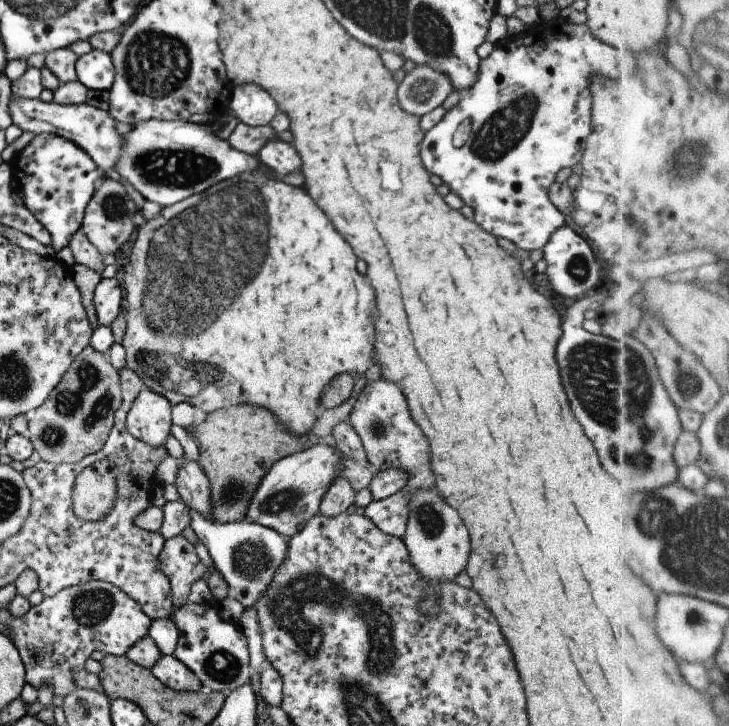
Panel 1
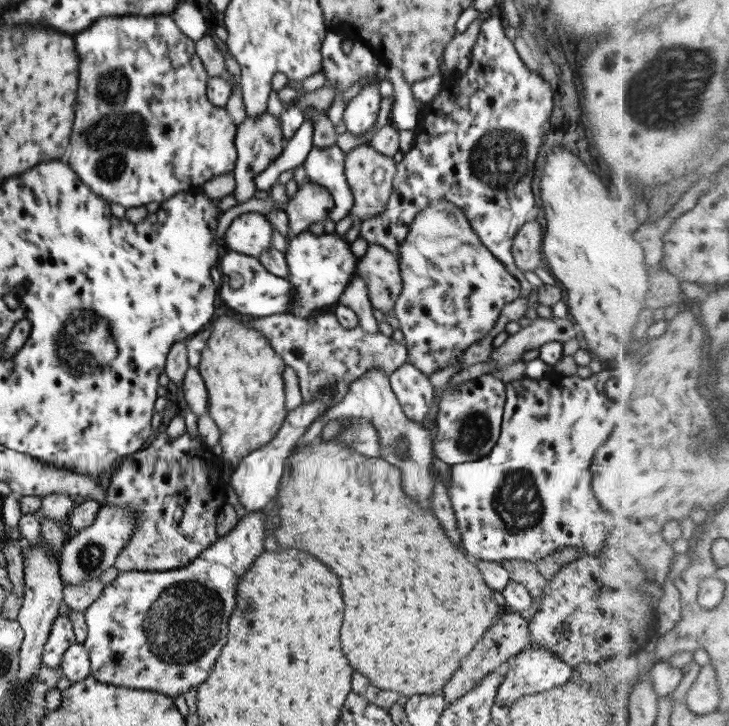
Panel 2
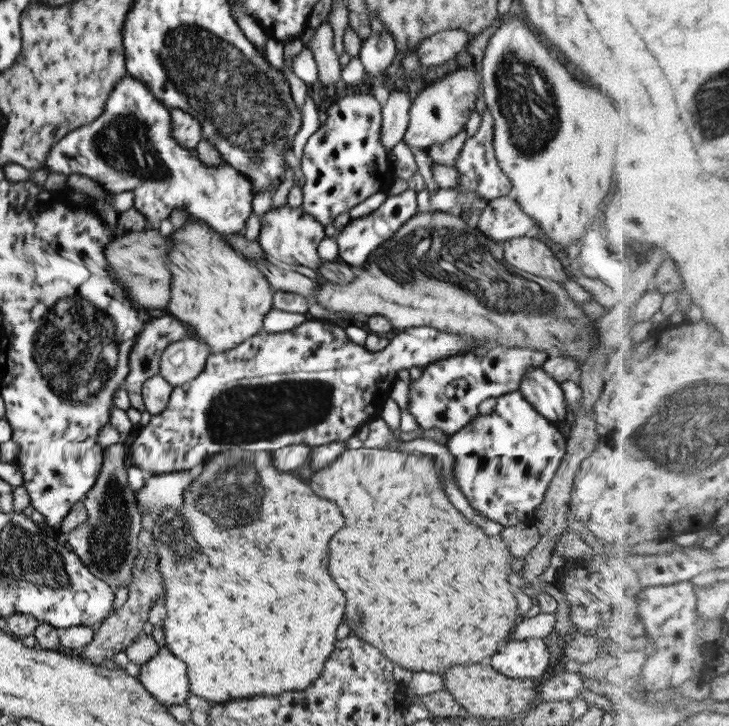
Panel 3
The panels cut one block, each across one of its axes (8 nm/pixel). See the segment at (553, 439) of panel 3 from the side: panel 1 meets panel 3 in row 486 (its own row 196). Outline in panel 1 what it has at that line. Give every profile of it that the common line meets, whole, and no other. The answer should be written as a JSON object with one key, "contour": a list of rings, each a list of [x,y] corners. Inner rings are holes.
{"contour":[[[565,22],[565,32],[559,28],[547,28],[547,32],[534,40],[529,40],[529,46],[523,46],[523,40],[520,45],[507,44],[501,46],[495,44],[491,53],[481,59],[478,64],[478,71],[474,83],[460,95],[457,104],[453,106],[441,117],[441,120],[424,132],[423,140],[420,142],[420,157],[424,169],[430,174],[439,176],[443,184],[447,185],[449,192],[456,194],[465,206],[470,206],[473,210],[473,221],[485,232],[489,232],[495,238],[503,237],[513,242],[517,248],[524,251],[531,251],[535,248],[543,248],[543,245],[549,240],[549,237],[563,224],[563,215],[551,204],[548,197],[549,185],[553,182],[555,174],[561,168],[569,168],[572,164],[580,162],[584,149],[584,143],[591,132],[591,123],[589,120],[591,108],[591,92],[587,90],[589,86],[589,76],[593,74],[593,68],[607,68],[607,70],[631,70],[633,74],[640,74],[638,65],[638,56],[633,54],[629,49],[619,50],[597,40],[588,29],[585,23],[581,26],[573,26]]]}

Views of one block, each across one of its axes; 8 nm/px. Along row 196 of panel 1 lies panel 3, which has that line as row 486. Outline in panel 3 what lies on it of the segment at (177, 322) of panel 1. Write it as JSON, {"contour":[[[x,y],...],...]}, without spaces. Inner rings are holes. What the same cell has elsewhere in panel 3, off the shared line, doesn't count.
{"contour":[[[259,450],[259,452],[251,452],[249,456],[237,456],[237,454],[231,454],[231,452],[218,452],[211,454],[207,457],[199,466],[196,477],[188,484],[188,487],[183,491],[182,503],[180,506],[180,513],[176,513],[173,509],[163,509],[160,515],[155,518],[154,525],[151,531],[152,544],[156,548],[157,555],[157,567],[159,567],[159,573],[161,573],[161,579],[163,579],[163,589],[165,589],[164,610],[167,617],[163,620],[161,629],[163,630],[163,640],[165,641],[164,647],[168,649],[169,653],[173,653],[181,662],[186,664],[186,675],[188,680],[188,692],[191,695],[200,696],[206,702],[211,705],[223,704],[223,702],[229,702],[229,700],[247,700],[247,698],[253,695],[278,695],[282,692],[296,691],[307,688],[312,682],[321,674],[323,663],[325,659],[333,651],[333,642],[335,642],[335,628],[337,624],[341,622],[341,616],[343,616],[343,606],[345,606],[345,598],[341,594],[341,590],[335,586],[335,582],[329,578],[327,574],[327,542],[331,538],[331,534],[335,534],[339,528],[343,526],[343,518],[337,510],[337,506],[329,500],[323,500],[320,496],[317,496],[310,487],[307,480],[300,478],[293,472],[278,471],[272,463],[272,451]]]}

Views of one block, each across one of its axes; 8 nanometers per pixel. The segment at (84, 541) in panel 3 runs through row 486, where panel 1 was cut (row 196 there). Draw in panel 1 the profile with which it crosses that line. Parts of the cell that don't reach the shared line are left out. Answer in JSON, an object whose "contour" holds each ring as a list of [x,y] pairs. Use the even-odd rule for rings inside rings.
{"contour":[[[103,175],[85,205],[80,229],[101,256],[115,254],[123,242],[127,242],[133,237],[136,228],[131,222],[131,216],[135,212],[137,212],[135,205],[133,205],[133,201],[127,195],[123,185],[115,179]]]}

